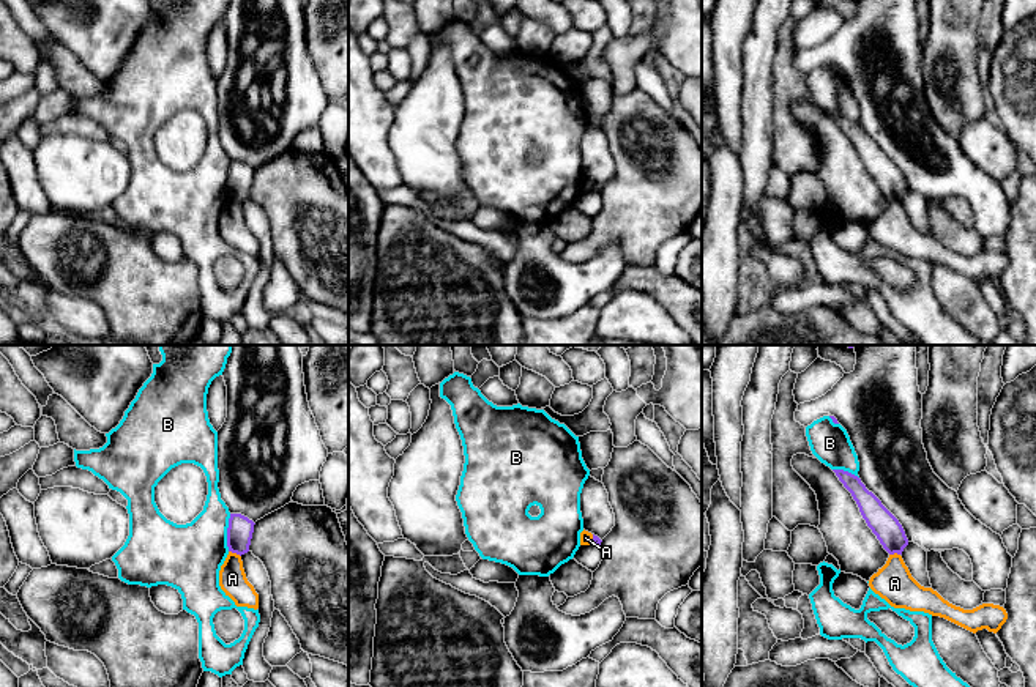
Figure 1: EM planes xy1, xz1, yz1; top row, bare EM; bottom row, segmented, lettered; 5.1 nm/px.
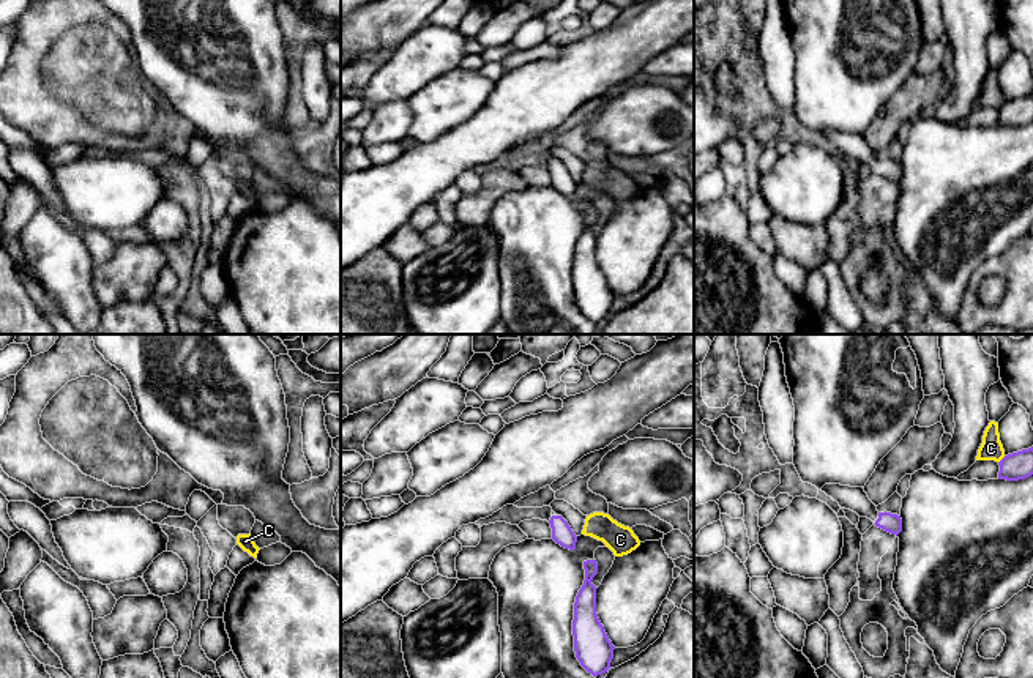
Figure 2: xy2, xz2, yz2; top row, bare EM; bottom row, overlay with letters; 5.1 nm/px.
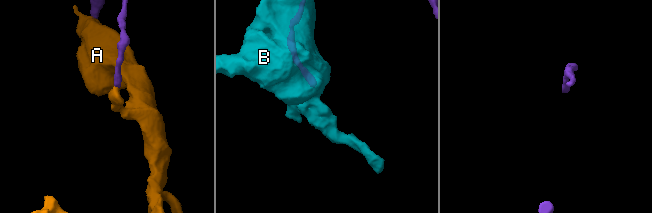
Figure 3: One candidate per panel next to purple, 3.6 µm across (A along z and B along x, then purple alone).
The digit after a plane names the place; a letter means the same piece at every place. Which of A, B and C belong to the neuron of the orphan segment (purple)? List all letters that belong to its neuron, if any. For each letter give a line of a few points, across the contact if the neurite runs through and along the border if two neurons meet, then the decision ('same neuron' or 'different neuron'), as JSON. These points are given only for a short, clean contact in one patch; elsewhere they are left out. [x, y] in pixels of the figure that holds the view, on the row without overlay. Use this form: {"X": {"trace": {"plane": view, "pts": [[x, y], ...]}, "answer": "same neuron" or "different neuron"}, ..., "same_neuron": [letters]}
{"A": {"answer": "different neuron"}, "B": {"answer": "different neuron"}, "C": {"trace": {"plane": "yz2", "pts": [[1005, 103], [999, 109]]}, "answer": "different neuron"}, "same_neuron": []}

